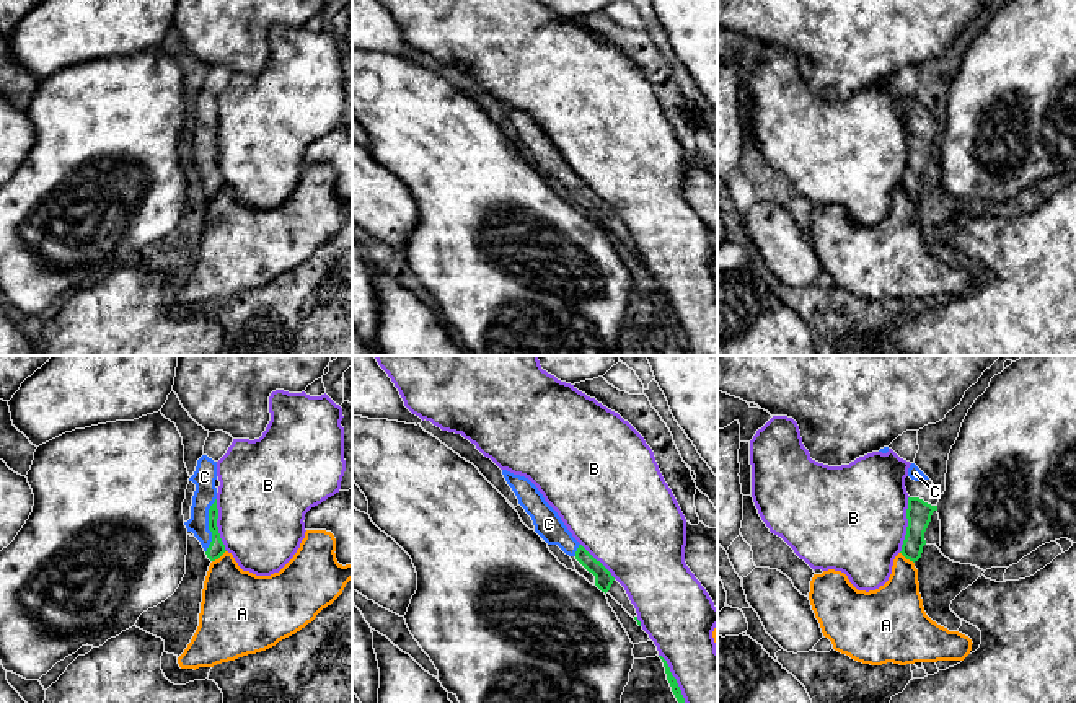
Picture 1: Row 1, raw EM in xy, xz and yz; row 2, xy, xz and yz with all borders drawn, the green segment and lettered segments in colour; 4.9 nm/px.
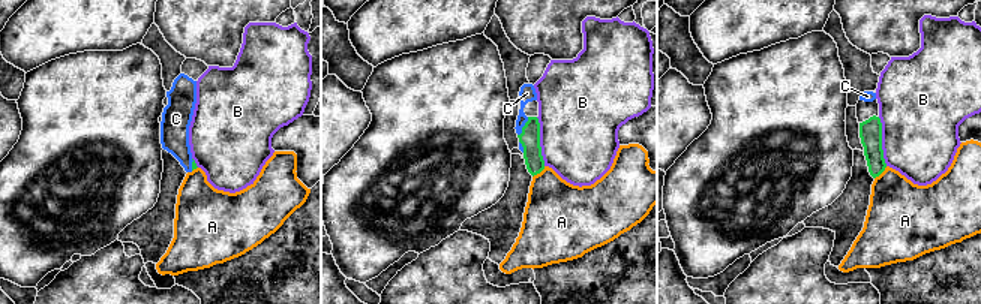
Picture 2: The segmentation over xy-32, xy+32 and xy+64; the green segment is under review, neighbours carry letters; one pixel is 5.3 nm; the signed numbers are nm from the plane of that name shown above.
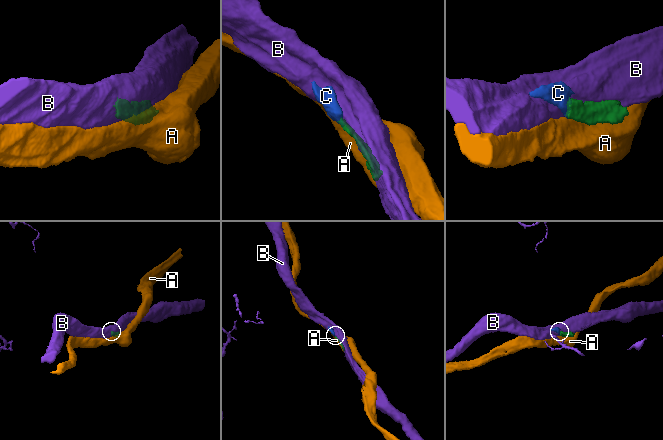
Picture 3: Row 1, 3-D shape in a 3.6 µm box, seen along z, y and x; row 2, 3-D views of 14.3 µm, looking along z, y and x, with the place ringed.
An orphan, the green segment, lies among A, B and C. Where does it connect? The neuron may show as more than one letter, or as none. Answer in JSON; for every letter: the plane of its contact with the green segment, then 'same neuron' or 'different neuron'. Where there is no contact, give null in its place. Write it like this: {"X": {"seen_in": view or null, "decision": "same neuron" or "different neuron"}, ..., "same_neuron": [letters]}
{"A": {"seen_in": "xy", "decision": "different neuron"}, "B": {"seen_in": "yz", "decision": "different neuron"}, "C": {"seen_in": "xy", "decision": "same neuron"}, "same_neuron": ["C"]}

